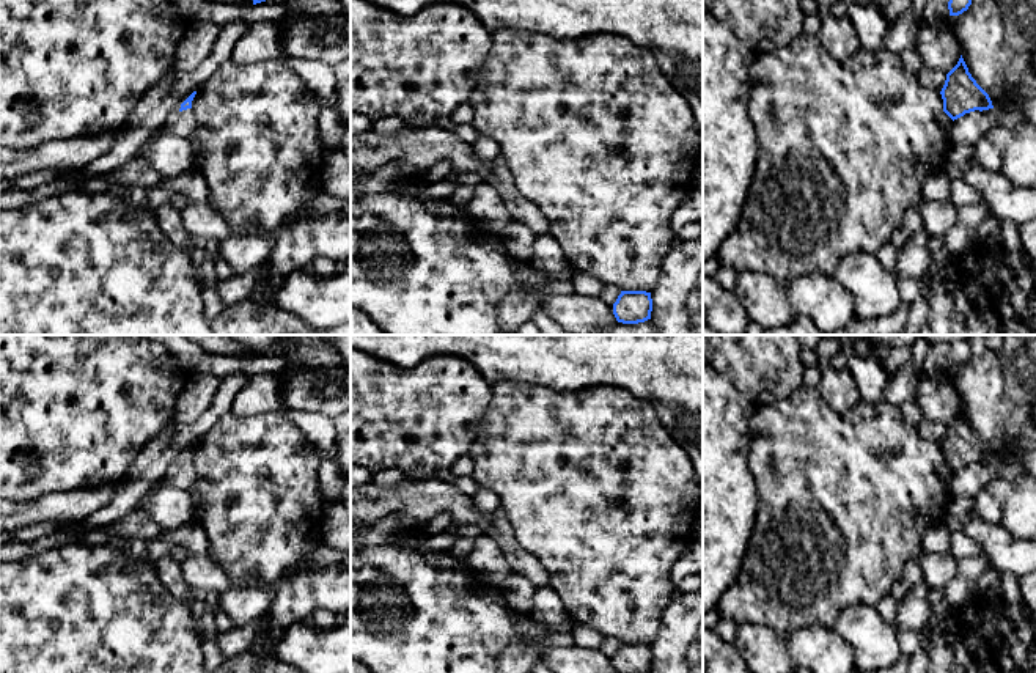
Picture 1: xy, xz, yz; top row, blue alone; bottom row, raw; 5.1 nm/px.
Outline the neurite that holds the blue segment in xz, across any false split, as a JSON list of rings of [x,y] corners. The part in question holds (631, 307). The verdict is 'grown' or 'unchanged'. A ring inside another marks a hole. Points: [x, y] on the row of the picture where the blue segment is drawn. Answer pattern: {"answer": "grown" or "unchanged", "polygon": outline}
{"answer": "unchanged", "polygon": [[[621,291],[613,303],[613,314],[618,322],[638,324],[651,319],[652,299],[646,291]]]}

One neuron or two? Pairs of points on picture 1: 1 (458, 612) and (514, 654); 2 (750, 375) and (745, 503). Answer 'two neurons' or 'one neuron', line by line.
1: two neurons
2: two neurons

